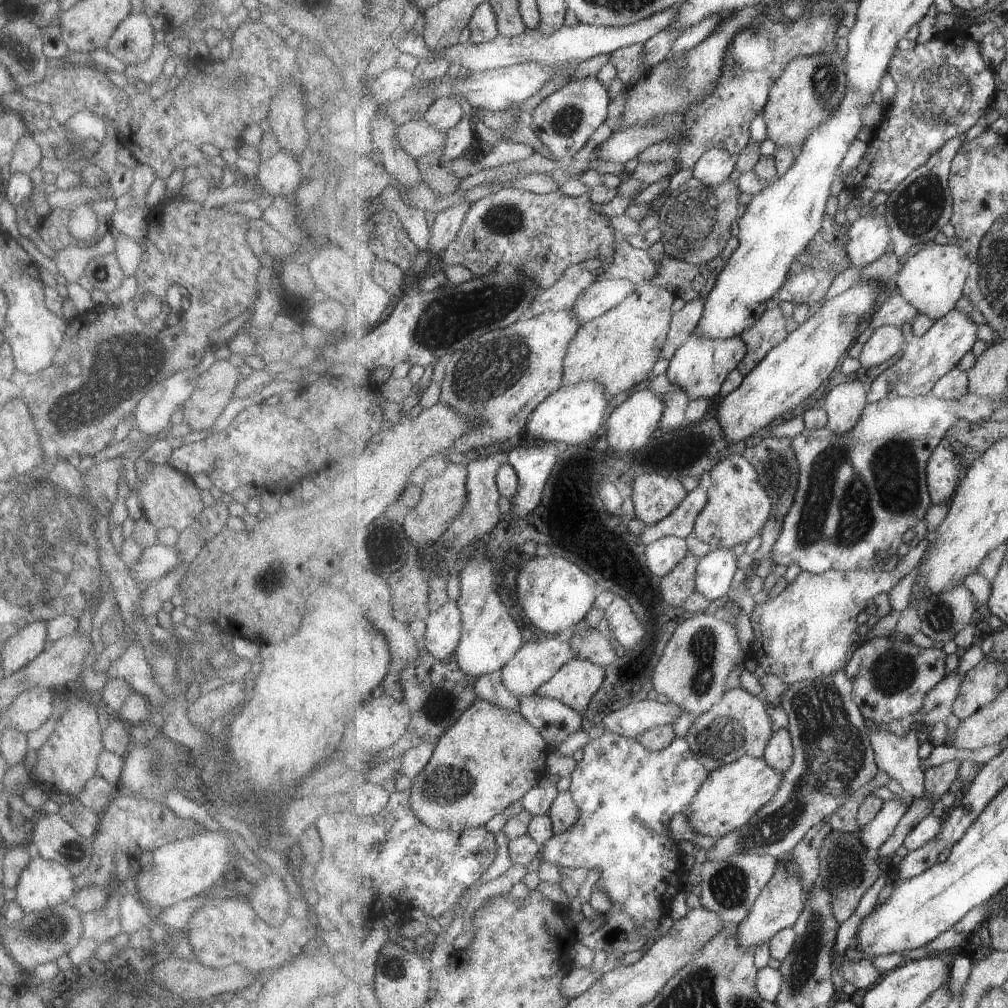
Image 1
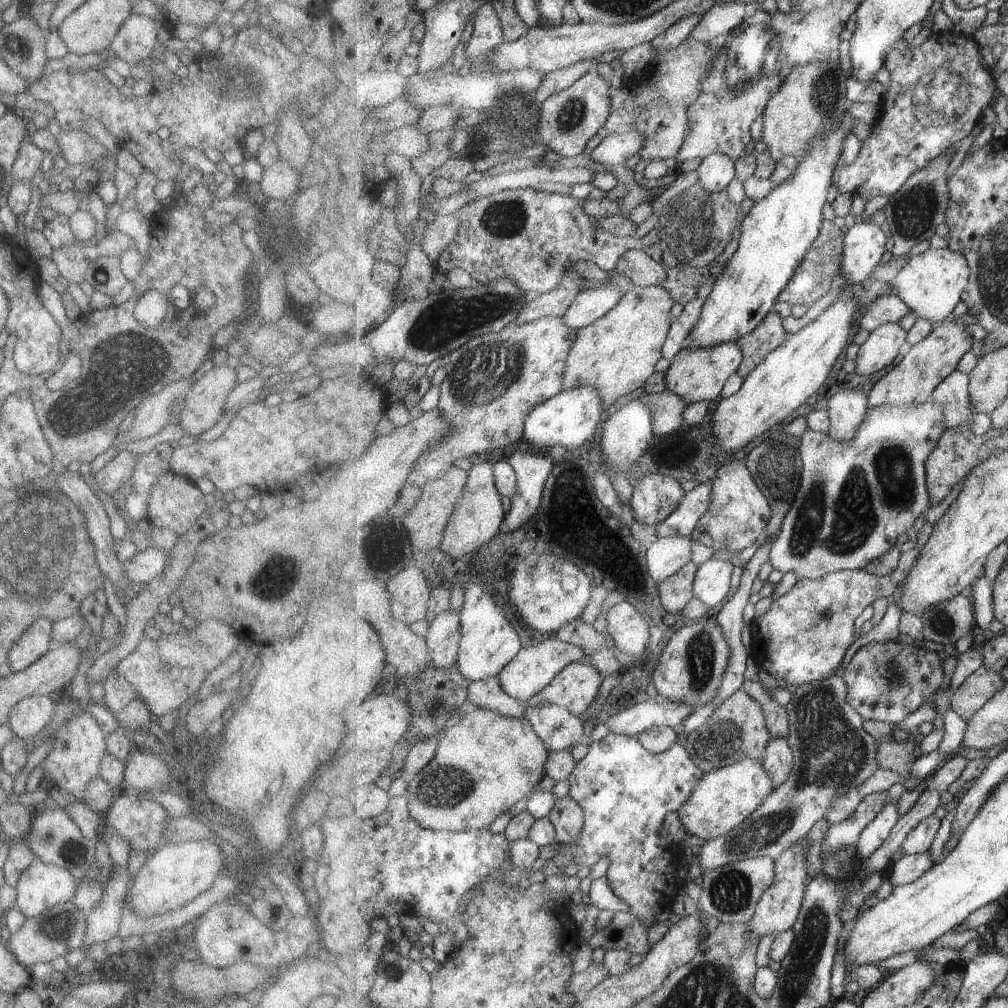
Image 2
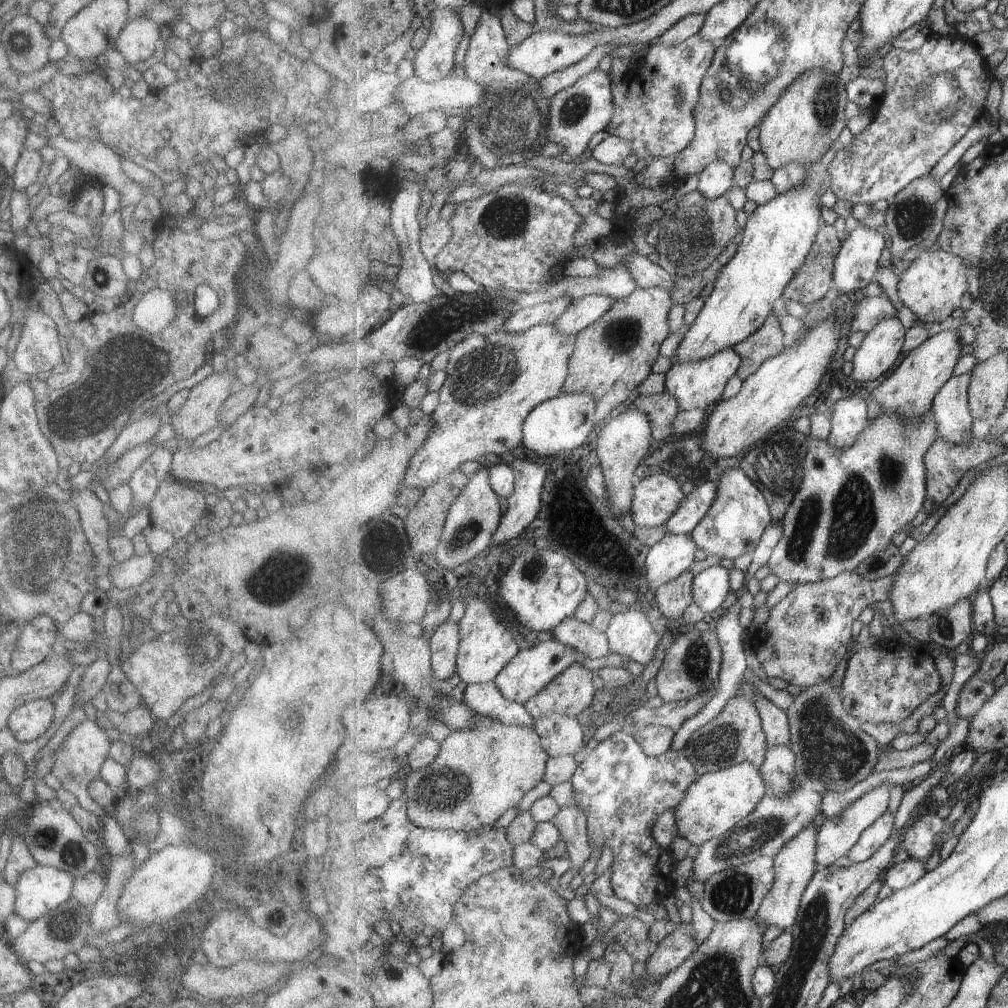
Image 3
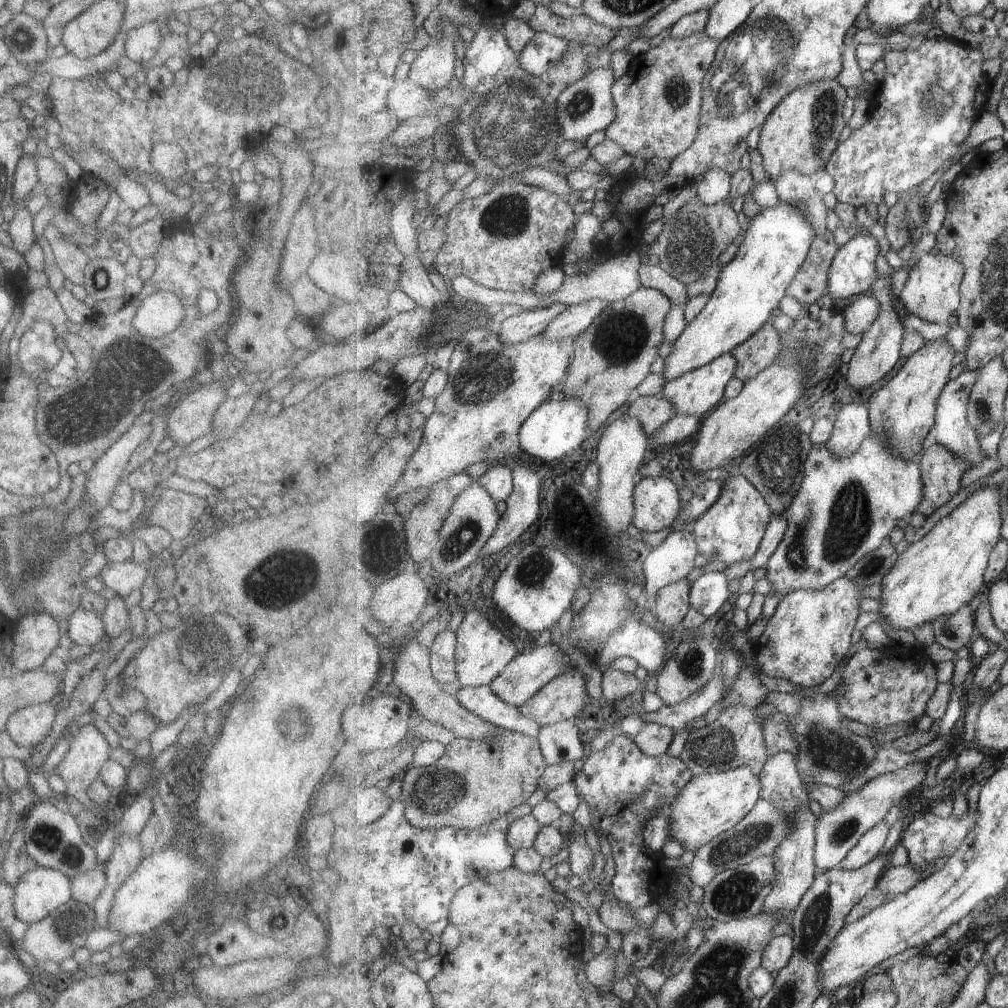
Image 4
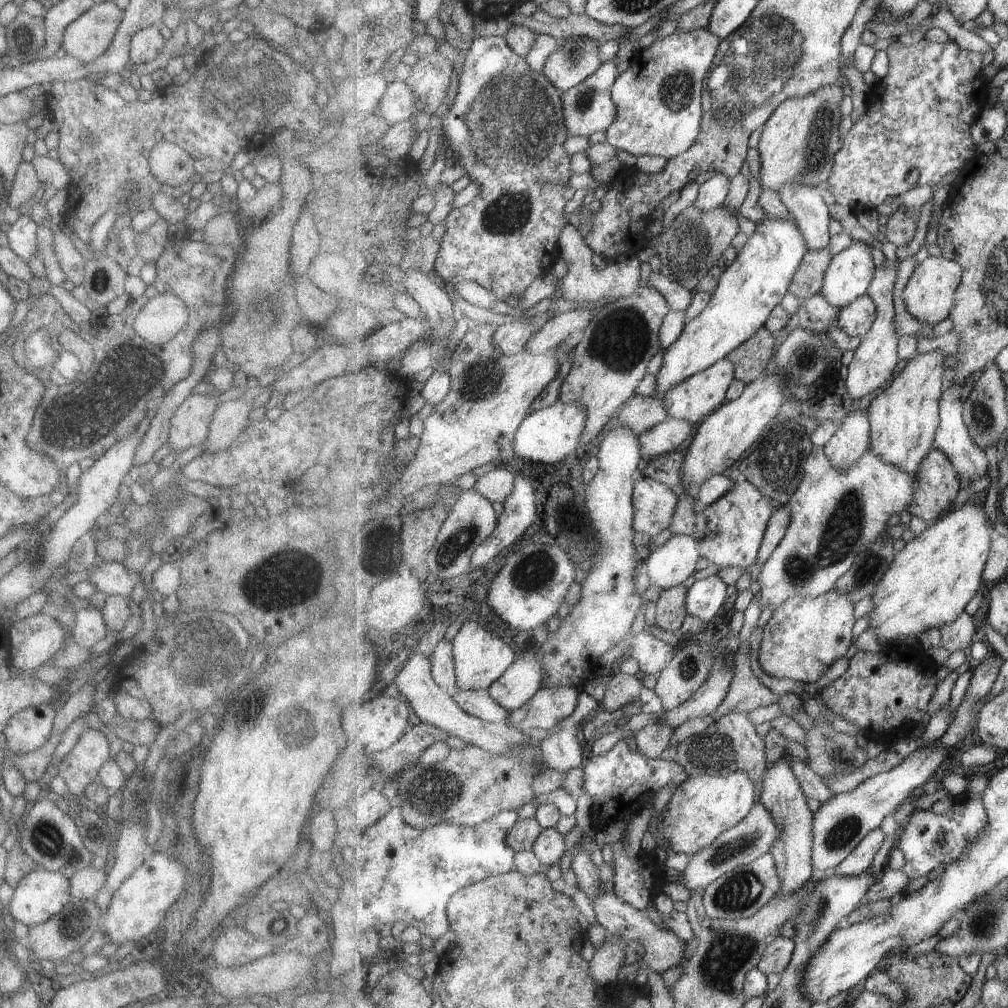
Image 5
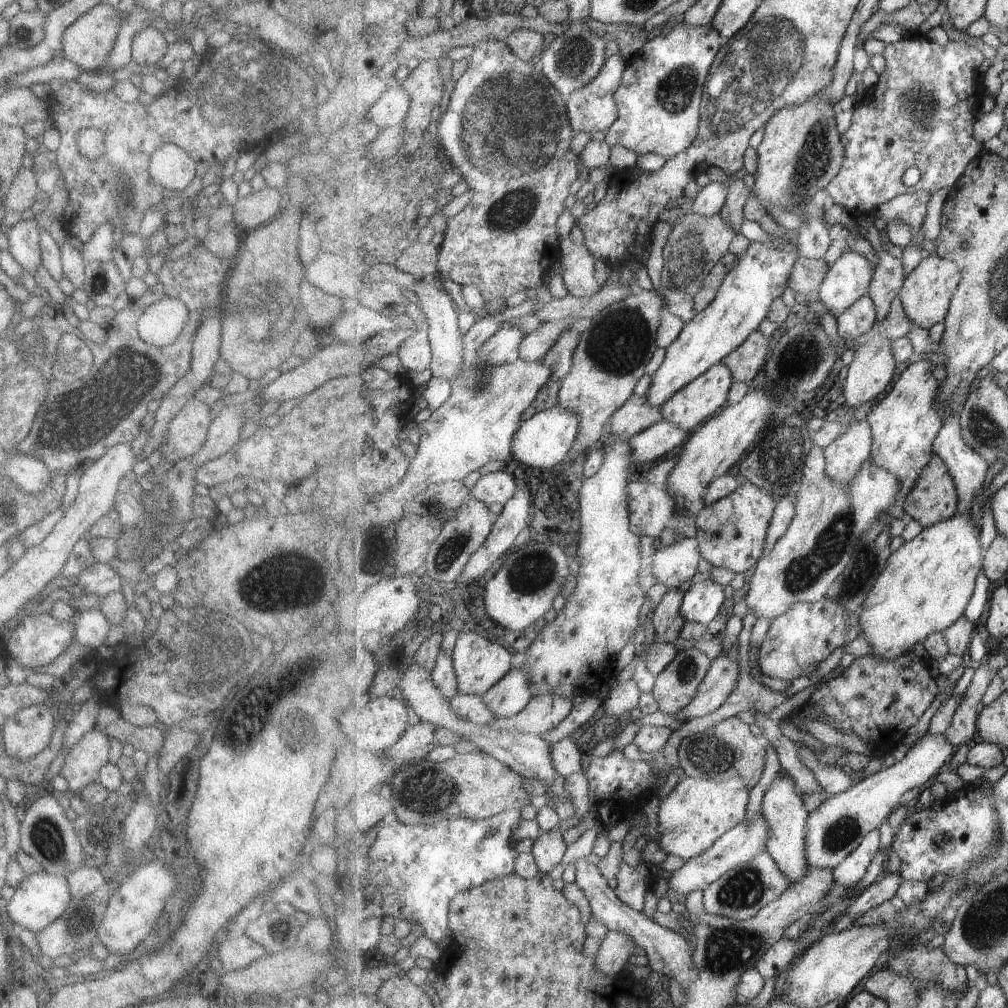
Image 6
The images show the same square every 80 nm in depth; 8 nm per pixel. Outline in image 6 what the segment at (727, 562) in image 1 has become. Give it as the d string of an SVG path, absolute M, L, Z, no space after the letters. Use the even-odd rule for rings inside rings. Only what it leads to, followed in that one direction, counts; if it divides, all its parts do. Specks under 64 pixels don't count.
M707 579L695 583L685 592L680 611L687 621L707 625L717 618L723 604L725 604L723 585Z

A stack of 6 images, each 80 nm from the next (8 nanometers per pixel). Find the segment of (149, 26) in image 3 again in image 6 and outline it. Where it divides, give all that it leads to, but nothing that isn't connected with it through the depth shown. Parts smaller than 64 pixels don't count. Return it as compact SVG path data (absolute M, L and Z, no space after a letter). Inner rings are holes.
M143 27L132 36L130 42L131 65L155 64L165 54L167 45L160 30Z

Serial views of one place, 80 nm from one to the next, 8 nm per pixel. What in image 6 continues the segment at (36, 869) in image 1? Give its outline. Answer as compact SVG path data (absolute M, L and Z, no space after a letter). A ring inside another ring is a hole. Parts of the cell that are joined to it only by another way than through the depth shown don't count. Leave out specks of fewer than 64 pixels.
M41 870L27 876L14 888L11 898L6 901L7 918L15 929L26 928L36 933L59 918L67 908L70 899L66 877L50 875Z

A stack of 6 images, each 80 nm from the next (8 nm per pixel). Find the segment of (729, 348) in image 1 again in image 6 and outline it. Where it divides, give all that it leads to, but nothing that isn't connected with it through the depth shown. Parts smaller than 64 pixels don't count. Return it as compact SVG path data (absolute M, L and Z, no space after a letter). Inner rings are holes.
M717 363L704 375L690 382L684 389L678 390L660 409L663 418L674 425L679 425L688 433L695 432L705 421L717 416L727 405L728 394L734 383L732 370Z

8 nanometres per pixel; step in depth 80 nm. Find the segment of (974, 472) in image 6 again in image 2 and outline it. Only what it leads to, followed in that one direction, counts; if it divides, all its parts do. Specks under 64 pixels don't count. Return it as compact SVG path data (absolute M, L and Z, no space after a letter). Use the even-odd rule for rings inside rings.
M957 371L948 376L932 396L944 408L946 430L969 425L973 420L969 383L970 375Z

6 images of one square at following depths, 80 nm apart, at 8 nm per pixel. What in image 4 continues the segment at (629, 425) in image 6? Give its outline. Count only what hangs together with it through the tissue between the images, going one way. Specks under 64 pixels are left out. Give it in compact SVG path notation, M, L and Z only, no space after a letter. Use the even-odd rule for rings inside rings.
M635 395L625 414L637 417L648 435L654 435L659 427L667 424L676 414L672 402L661 397Z

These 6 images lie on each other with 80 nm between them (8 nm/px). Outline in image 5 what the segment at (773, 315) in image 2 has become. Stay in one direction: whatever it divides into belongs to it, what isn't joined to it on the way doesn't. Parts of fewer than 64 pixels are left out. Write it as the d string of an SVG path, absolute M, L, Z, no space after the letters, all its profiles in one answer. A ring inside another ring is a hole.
M760 328L748 341L728 354L728 359L736 366L735 379L751 384L759 380L769 368L776 353L775 334L767 328Z

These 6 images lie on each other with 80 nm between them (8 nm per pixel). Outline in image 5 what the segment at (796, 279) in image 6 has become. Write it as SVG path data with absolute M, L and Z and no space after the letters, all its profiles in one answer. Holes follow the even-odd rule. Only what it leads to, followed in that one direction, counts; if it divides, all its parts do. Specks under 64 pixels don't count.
M828 249L822 251L809 251L805 256L796 276L793 277L791 292L799 298L808 299L822 292L824 276L832 261Z

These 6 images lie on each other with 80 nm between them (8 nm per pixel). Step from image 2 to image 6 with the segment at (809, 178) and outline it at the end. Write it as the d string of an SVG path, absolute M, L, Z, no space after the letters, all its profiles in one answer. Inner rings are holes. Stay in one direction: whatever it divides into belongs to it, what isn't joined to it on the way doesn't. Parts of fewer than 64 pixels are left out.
M785 236L774 237L774 242L769 243L769 245L767 243L752 242L736 268L725 277L711 306L697 313L697 316L692 321L686 323L677 340L665 349L663 363L652 376L651 388L649 394L645 397L648 405L661 408L678 390L684 389L690 382L704 375L712 366L721 363L725 357L737 350L749 338L750 334L757 331L759 324L767 318L773 302L789 288L789 277L792 276L795 263L799 257L801 256L797 242L789 241Z

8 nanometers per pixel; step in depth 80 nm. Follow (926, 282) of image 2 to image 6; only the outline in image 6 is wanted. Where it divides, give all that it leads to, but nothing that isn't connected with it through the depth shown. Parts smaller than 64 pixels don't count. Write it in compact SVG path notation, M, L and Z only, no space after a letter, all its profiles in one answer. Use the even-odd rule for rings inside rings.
M937 254L925 257L917 268L914 268L907 276L903 288L899 293L906 316L909 317L917 327L924 329L933 328L935 324L944 322L952 304L953 295L956 293L963 277L956 262L942 259Z

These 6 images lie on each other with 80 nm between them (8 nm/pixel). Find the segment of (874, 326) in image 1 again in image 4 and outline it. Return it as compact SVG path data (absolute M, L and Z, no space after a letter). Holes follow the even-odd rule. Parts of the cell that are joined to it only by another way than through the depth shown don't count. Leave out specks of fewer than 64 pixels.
M859 295L844 312L848 332L864 335L879 318L880 308L881 300L873 295Z

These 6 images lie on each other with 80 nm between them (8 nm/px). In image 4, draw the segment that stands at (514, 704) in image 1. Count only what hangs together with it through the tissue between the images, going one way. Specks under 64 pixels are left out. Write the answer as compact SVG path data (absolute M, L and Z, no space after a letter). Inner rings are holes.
M491 685L482 687L462 687L456 694L459 702L478 714L483 720L497 725L501 729L509 729L539 739L541 726L527 718L520 707L510 705L499 698Z

